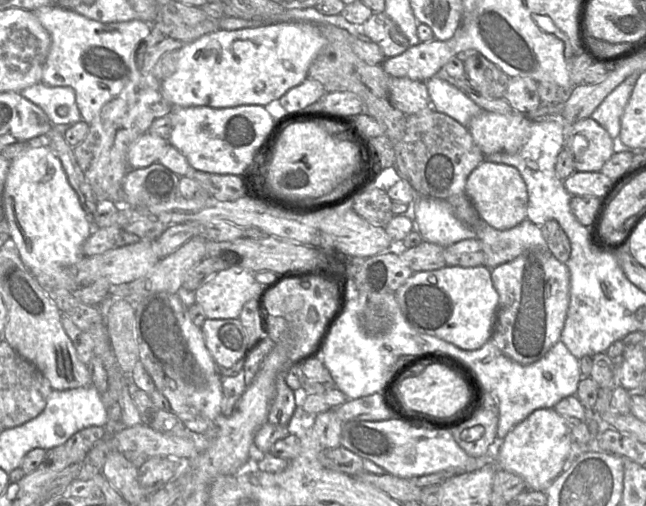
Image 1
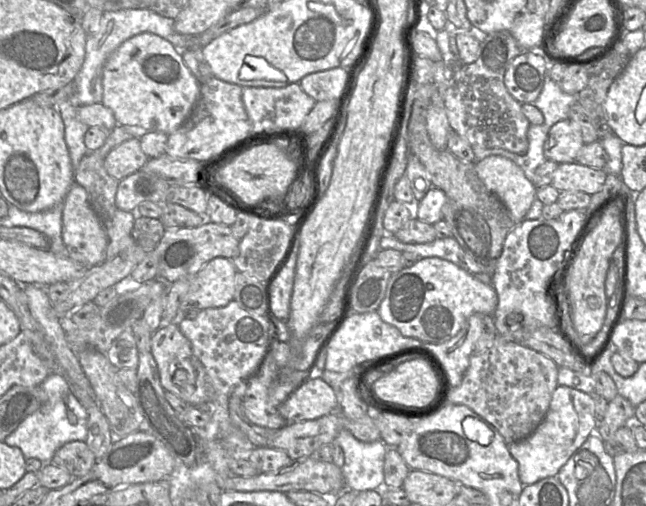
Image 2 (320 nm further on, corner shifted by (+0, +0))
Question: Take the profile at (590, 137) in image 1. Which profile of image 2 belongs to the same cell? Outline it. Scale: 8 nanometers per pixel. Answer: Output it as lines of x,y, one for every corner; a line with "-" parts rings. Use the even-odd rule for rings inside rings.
568,118
550,128
544,143
544,155
558,164
575,162
583,145
579,125

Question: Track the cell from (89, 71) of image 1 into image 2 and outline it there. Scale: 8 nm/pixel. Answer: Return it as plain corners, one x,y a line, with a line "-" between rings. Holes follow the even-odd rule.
149,32
123,42
107,59
102,74
101,103
109,108
119,125
130,125
167,135
176,131
190,116
200,96
200,81
191,73
180,53
164,38

